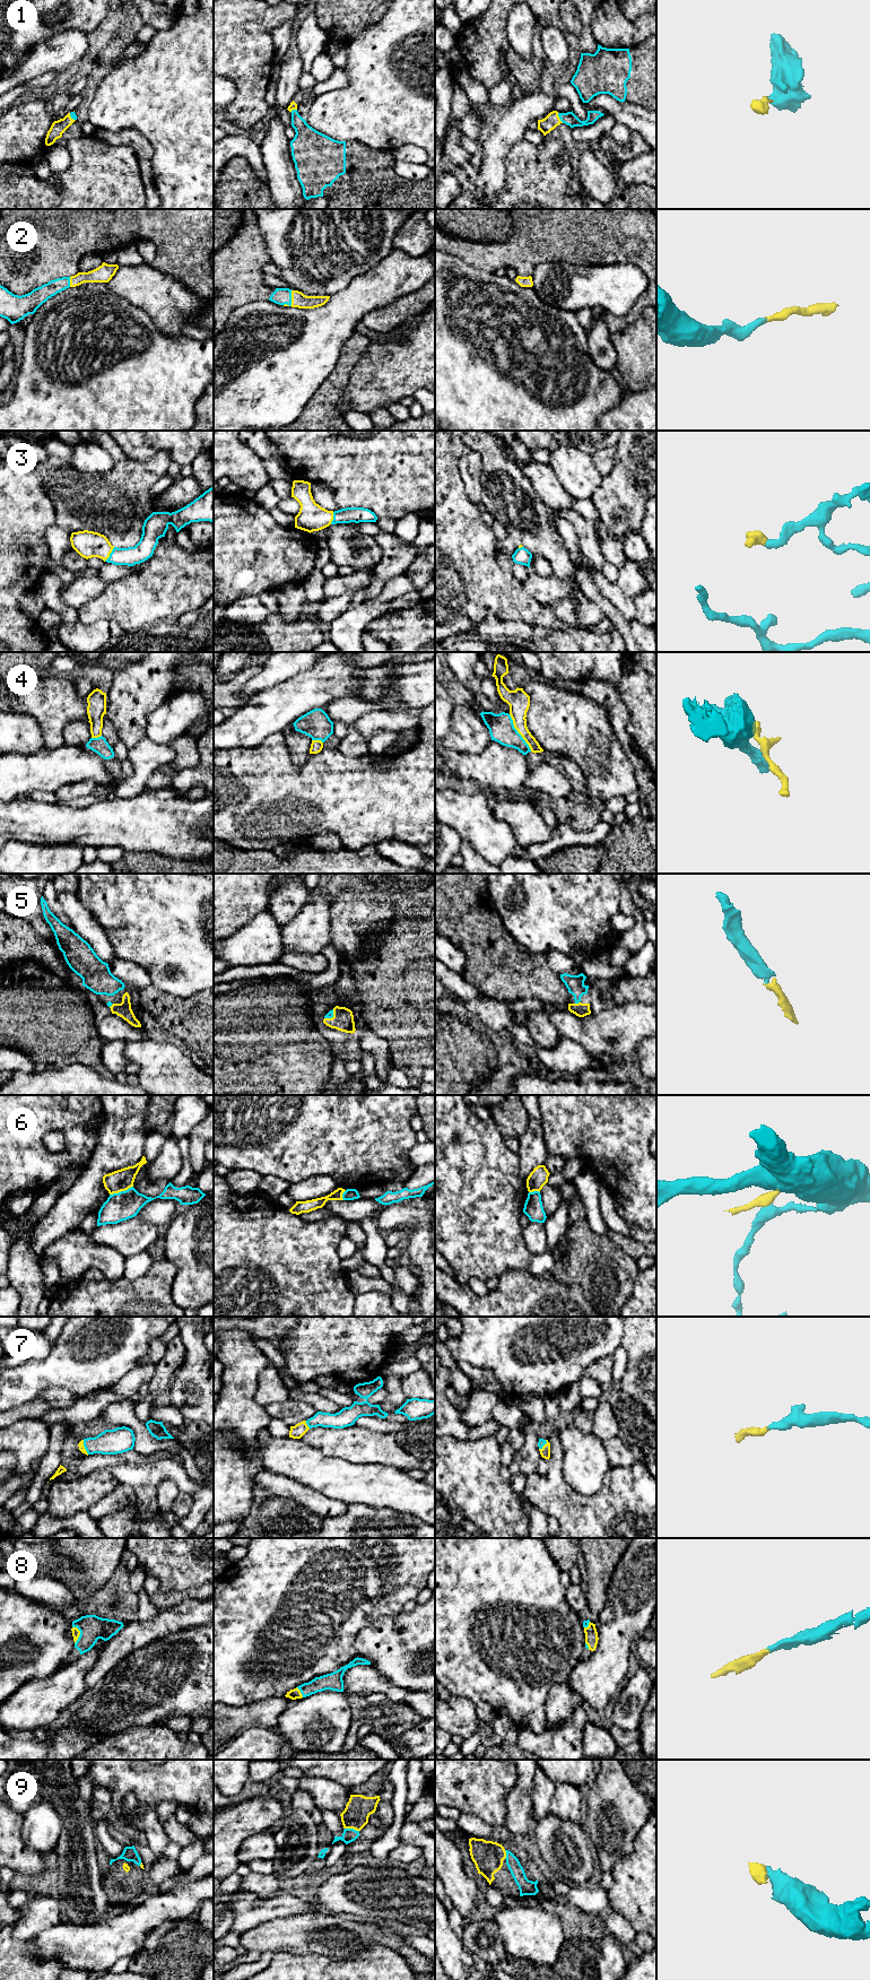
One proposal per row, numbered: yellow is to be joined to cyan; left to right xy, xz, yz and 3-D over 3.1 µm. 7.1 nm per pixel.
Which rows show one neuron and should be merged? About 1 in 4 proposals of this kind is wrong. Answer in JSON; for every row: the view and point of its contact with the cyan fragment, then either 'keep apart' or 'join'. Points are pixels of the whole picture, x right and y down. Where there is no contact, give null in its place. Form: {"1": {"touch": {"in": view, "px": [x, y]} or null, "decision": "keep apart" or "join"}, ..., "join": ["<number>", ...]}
{"1": {"touch": {"in": "yz", "px": [559, 118]}, "decision": "join"}, "2": {"touch": {"in": "xz", "px": [290, 301]}, "decision": "join"}, "3": {"touch": {"in": "xy", "px": [110, 554]}, "decision": "join"}, "4": {"touch": {"in": "yz", "px": [518, 732]}, "decision": "keep apart"}, "5": {"touch": {"in": "yz", "px": [576, 1002]}, "decision": "join"}, "6": {"touch": {"in": "xy", "px": [121, 1191]}, "decision": "keep apart"}, "7": {"touch": {"in": "xz", "px": [306, 1423]}, "decision": "join"}, "8": {"touch": {"in": "xy", "px": [80, 1634]}, "decision": "join"}, "9": {"touch": {"in": "xz", "px": [351, 1829]}, "decision": "join"}, "join": ["1", "2", "3", "5", "7", "8", "9"]}

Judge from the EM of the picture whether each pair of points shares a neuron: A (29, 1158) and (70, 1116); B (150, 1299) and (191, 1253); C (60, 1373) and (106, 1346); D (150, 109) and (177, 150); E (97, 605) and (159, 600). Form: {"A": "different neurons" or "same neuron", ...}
{"A": "same neuron", "B": "different neurons", "C": "same neuron", "D": "same neuron", "E": "same neuron"}

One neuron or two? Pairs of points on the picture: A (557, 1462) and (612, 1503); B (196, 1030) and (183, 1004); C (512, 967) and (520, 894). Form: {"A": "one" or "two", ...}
{"A": "one", "B": "one", "C": "two"}

